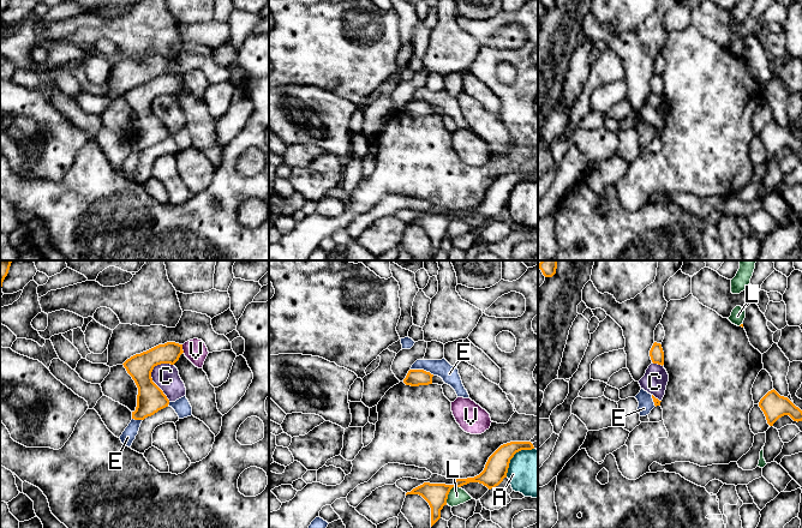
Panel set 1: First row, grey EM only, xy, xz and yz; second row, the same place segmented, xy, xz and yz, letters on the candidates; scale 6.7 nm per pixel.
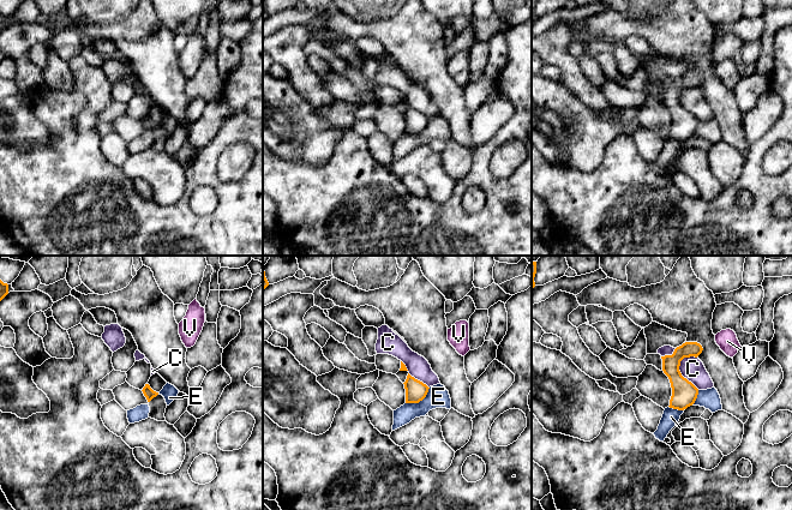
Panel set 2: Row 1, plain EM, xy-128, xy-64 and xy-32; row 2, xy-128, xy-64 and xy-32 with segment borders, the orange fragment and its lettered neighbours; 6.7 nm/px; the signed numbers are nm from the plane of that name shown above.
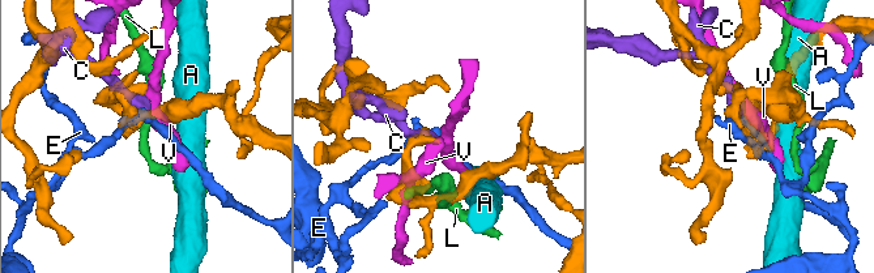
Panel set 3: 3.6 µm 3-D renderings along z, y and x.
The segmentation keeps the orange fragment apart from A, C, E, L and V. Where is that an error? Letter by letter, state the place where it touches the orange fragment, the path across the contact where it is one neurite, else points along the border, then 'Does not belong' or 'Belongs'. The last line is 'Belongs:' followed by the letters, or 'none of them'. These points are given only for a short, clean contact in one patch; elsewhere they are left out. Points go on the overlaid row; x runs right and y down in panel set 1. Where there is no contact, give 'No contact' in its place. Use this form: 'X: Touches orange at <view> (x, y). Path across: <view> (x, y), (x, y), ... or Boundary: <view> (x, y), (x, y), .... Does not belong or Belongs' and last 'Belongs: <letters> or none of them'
A: Touches orange at xz (513, 456). Boundary: xz (533, 448), (519, 450), (514, 455), (506, 476). Does not belong
C: Touches orange at xy (151, 380). Does not belong
E: Touches orange at xz (423, 370). Boundary: xz (411, 368), (423, 368), (434, 374). Does not belong
L: Touches orange at xz (449, 491). Does not belong
V: Touches orange at xy (181, 348). Does not belong
Belongs: none of them

